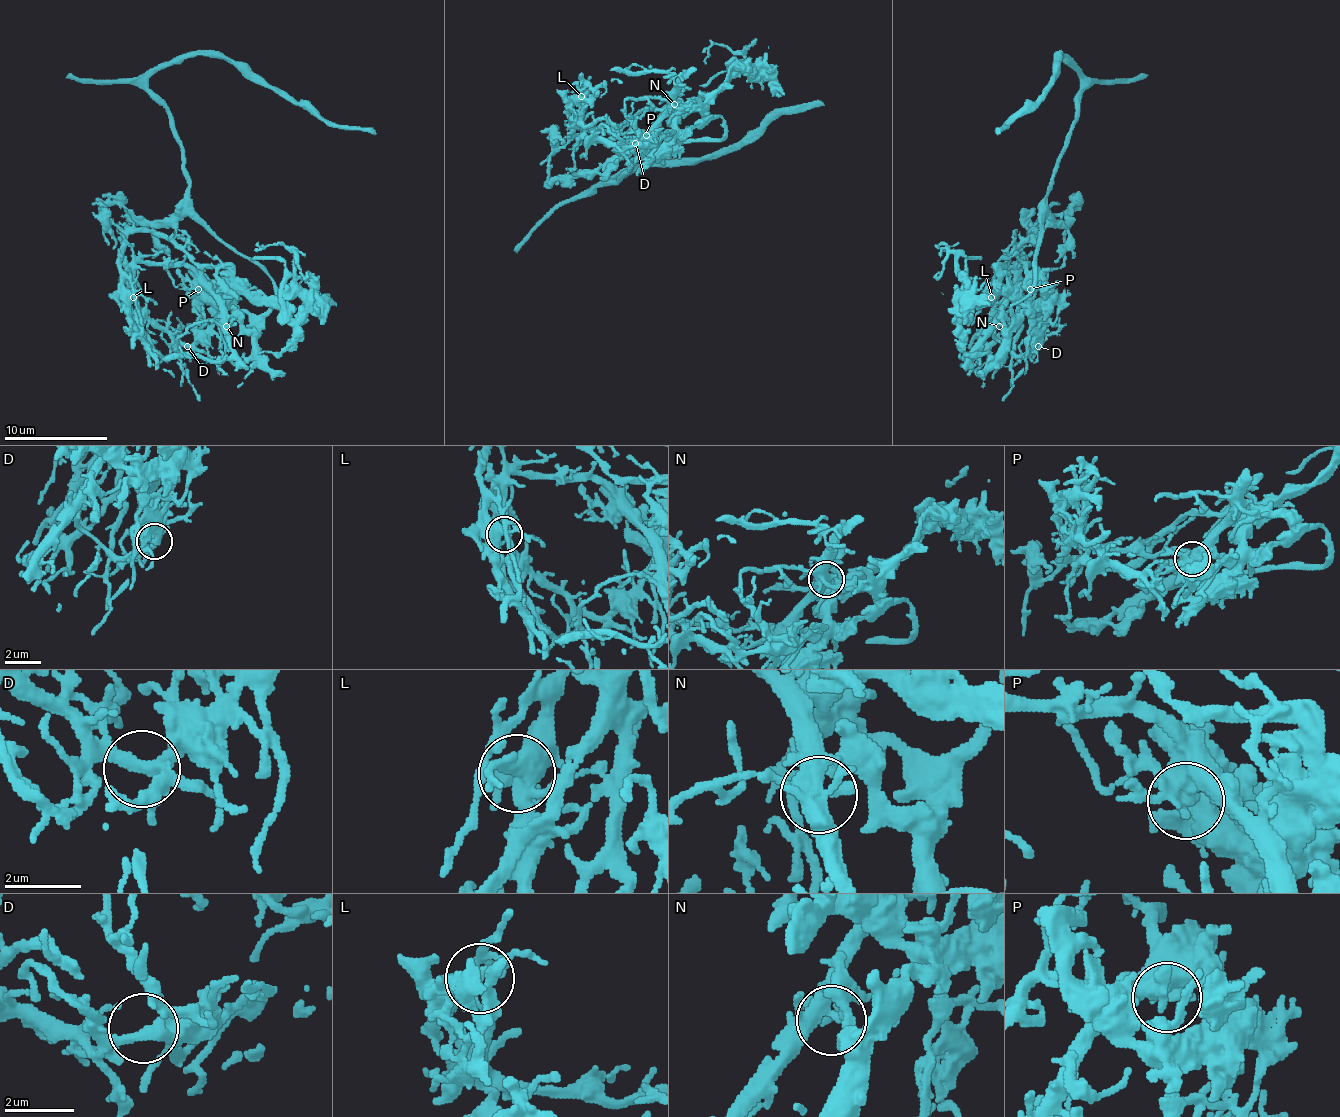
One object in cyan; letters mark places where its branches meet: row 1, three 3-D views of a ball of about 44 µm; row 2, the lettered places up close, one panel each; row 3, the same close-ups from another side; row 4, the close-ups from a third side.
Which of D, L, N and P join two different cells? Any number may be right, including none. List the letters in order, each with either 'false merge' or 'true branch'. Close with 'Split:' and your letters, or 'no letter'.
D: true branch
L: true branch
N: true branch
P: true branch
Split: no letter

